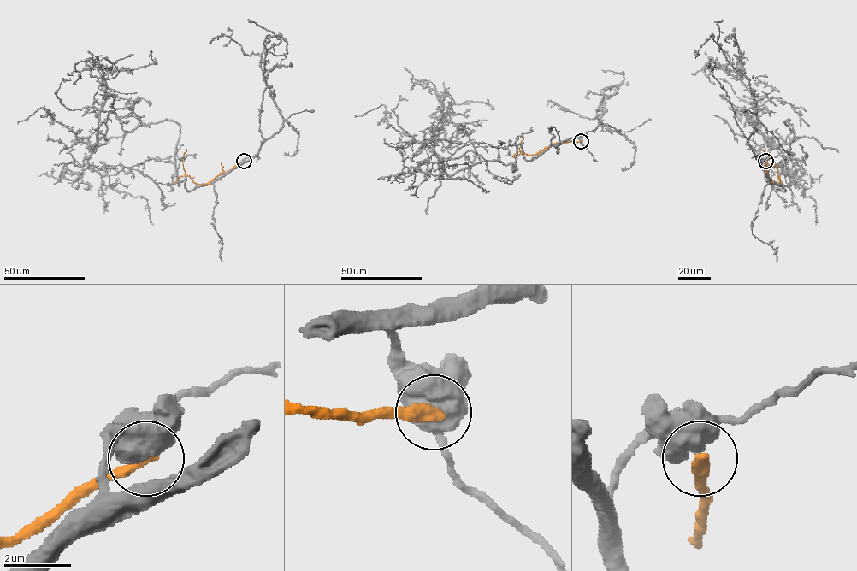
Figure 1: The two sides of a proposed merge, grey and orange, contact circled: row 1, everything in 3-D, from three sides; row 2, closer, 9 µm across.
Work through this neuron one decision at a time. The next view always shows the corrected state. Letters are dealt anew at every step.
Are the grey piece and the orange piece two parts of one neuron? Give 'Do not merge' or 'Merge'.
Do not merge

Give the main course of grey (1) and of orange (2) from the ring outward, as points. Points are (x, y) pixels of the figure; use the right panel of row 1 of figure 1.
1: (765, 161), (775, 188), (794, 181), (789, 120), (799, 138), (775, 147), (712, 58), (715, 84)
2: (765, 161), (767, 176), (773, 183), (778, 184), (775, 162), (761, 149)

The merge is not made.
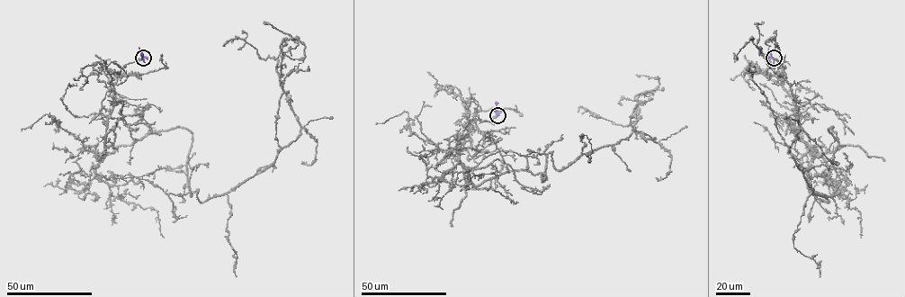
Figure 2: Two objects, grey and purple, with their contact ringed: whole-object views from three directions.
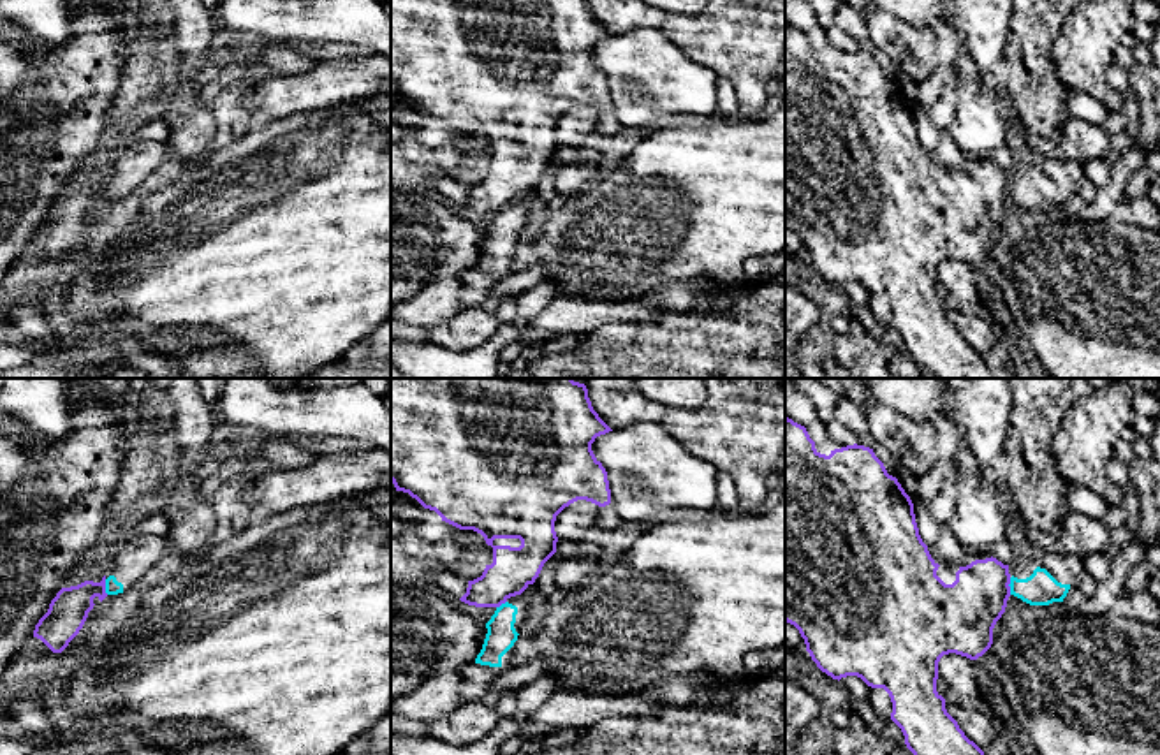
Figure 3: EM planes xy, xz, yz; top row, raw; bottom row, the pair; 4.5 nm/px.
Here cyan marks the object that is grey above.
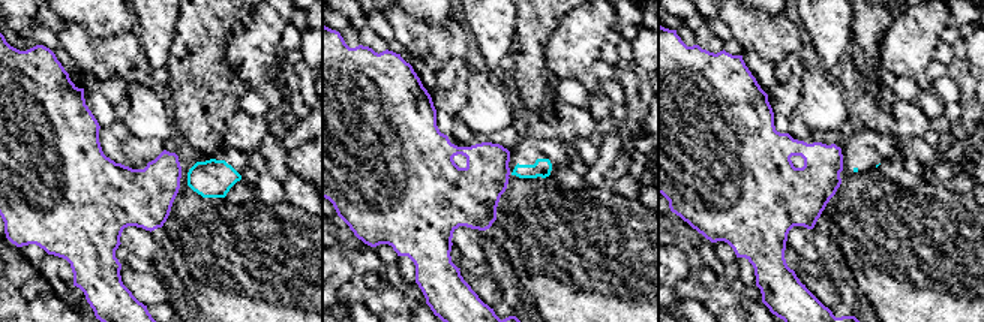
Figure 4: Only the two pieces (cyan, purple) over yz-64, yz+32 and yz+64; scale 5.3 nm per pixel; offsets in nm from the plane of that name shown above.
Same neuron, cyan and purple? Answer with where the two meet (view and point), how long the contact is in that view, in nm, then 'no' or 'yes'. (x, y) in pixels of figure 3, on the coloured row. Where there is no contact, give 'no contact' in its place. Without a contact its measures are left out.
yz (1009, 585) | 80 nm | no

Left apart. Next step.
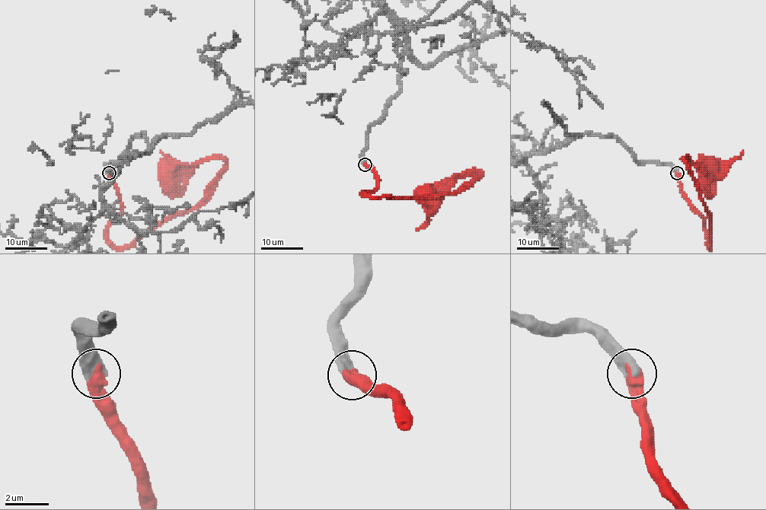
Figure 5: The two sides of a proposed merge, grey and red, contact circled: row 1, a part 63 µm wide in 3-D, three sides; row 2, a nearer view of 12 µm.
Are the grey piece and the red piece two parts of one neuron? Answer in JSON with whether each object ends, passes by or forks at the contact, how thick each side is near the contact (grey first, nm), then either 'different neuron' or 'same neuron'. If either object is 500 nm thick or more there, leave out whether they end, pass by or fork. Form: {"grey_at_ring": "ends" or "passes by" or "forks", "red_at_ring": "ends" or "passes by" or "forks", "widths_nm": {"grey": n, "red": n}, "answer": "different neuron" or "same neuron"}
{"widths_nm": {"grey": 600, "red": 650}, "answer": "same neuron"}

